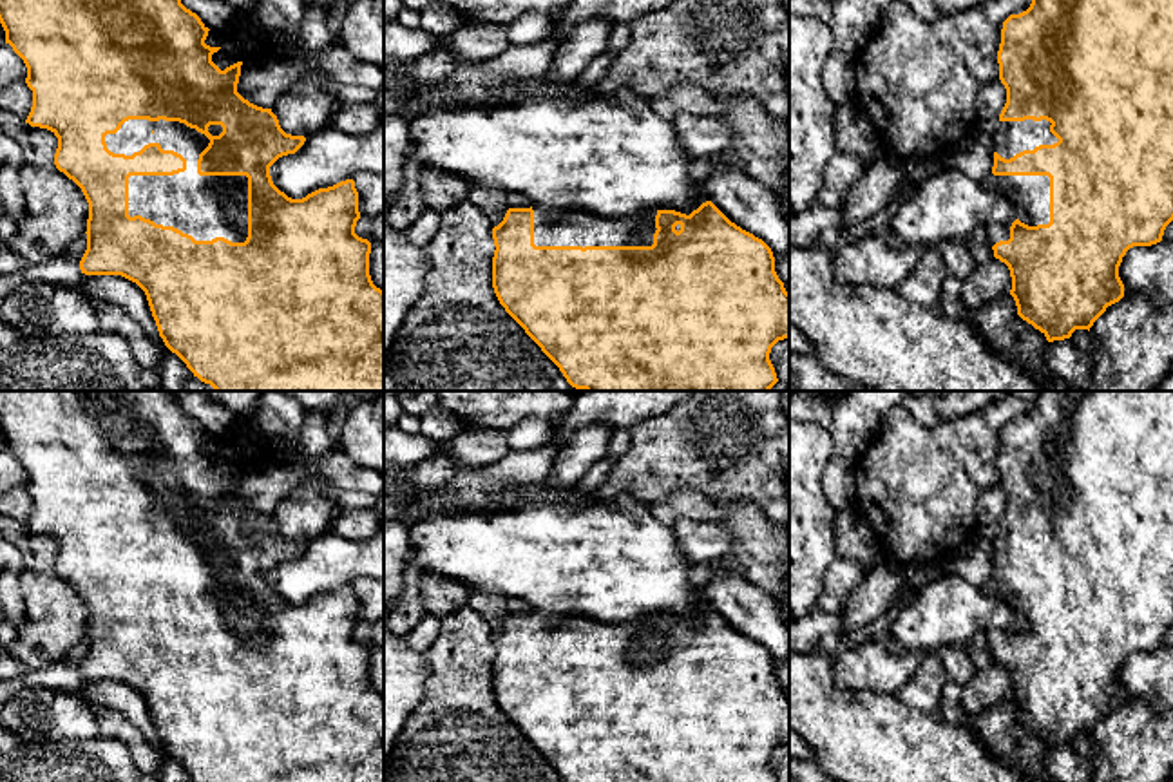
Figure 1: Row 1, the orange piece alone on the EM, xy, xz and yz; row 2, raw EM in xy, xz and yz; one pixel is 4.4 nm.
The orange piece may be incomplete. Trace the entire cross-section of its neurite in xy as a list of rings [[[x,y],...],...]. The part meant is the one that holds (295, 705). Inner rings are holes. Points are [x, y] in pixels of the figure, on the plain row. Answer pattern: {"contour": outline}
{"contour": [[[0,391],[0,429],[5,449],[27,472],[33,512],[25,529],[58,543],[54,570],[81,594],[89,608],[81,679],[121,681],[136,688],[147,701],[165,751],[194,782],[384,782],[384,697],[369,681],[371,648],[355,639],[360,625],[355,586],[319,594],[302,605],[291,605],[273,590],[270,572],[295,559],[306,543],[286,539],[272,514],[257,512],[237,498],[243,467],[224,476],[212,467],[221,453],[205,449],[210,434],[181,409],[176,391]]]}

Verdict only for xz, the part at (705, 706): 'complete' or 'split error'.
split error

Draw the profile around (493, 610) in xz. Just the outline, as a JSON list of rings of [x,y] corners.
[[[471,590],[467,606],[476,610],[492,632],[498,632],[510,614],[507,599],[491,592]]]

